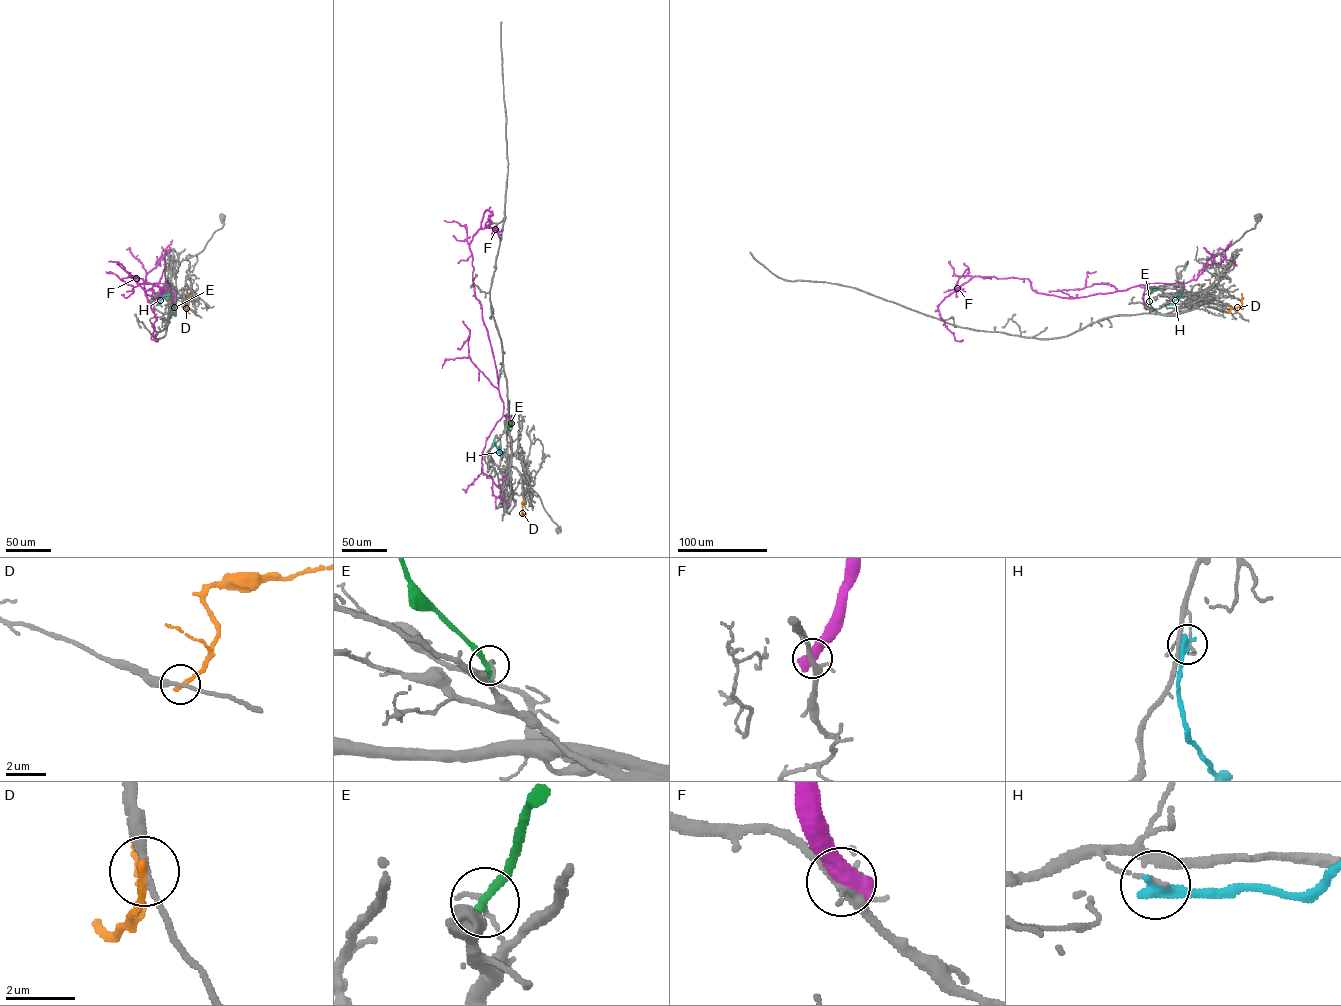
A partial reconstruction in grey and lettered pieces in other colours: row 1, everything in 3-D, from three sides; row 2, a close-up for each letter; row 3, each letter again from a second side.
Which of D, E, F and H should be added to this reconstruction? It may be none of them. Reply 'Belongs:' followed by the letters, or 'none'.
Belongs: none

